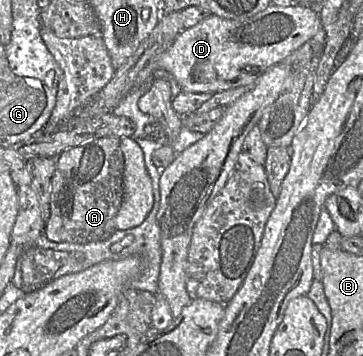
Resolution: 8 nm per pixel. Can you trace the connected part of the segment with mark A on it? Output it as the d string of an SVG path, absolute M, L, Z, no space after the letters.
M102 137L98 138L76 147L69 148L63 151L55 159L56 169L54 175L51 179L50 187L50 200L49 200L49 215L45 222L43 235L54 242L69 242L69 243L89 243L94 241L105 240L115 233L115 218L121 206L123 195L124 195L124 156L120 148L120 138L119 137Z

